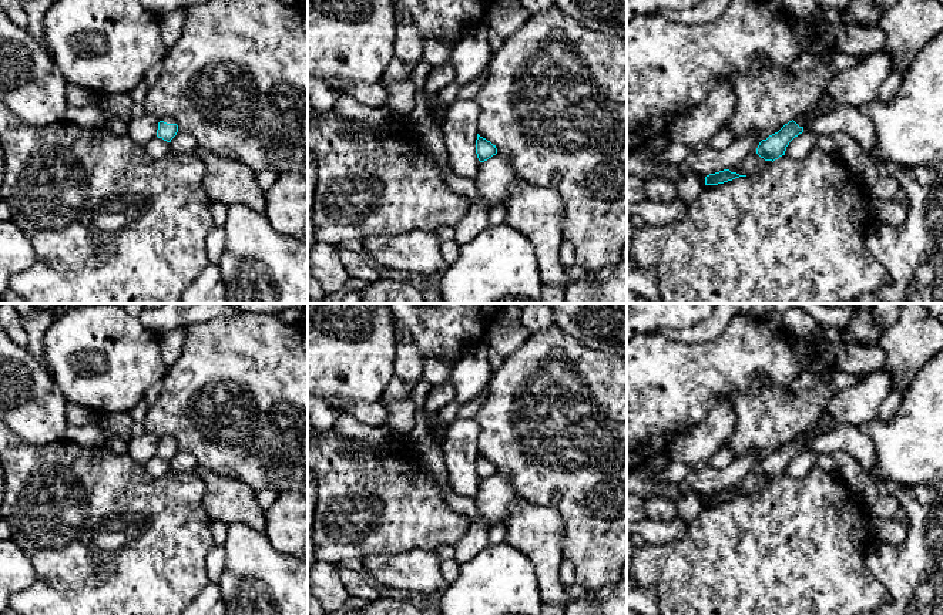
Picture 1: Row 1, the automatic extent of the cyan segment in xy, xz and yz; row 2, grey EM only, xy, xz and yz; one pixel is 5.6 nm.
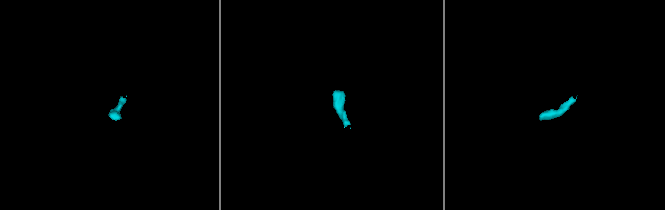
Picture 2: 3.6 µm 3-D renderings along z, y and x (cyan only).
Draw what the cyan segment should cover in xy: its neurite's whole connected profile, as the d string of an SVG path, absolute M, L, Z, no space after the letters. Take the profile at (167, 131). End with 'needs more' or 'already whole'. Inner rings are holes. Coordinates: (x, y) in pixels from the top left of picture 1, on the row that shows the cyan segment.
M165 117L160 120L158 130L157 130L158 138L171 142L171 140L177 135L177 132L178 132L178 125L172 117Z; needs more

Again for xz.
M477 134L476 154L477 154L479 161L484 162L497 154L497 148L490 141L487 141L486 138L483 138Z; already whole

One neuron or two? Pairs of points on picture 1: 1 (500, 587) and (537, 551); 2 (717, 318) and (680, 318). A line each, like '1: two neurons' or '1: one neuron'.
1: two neurons
2: two neurons

